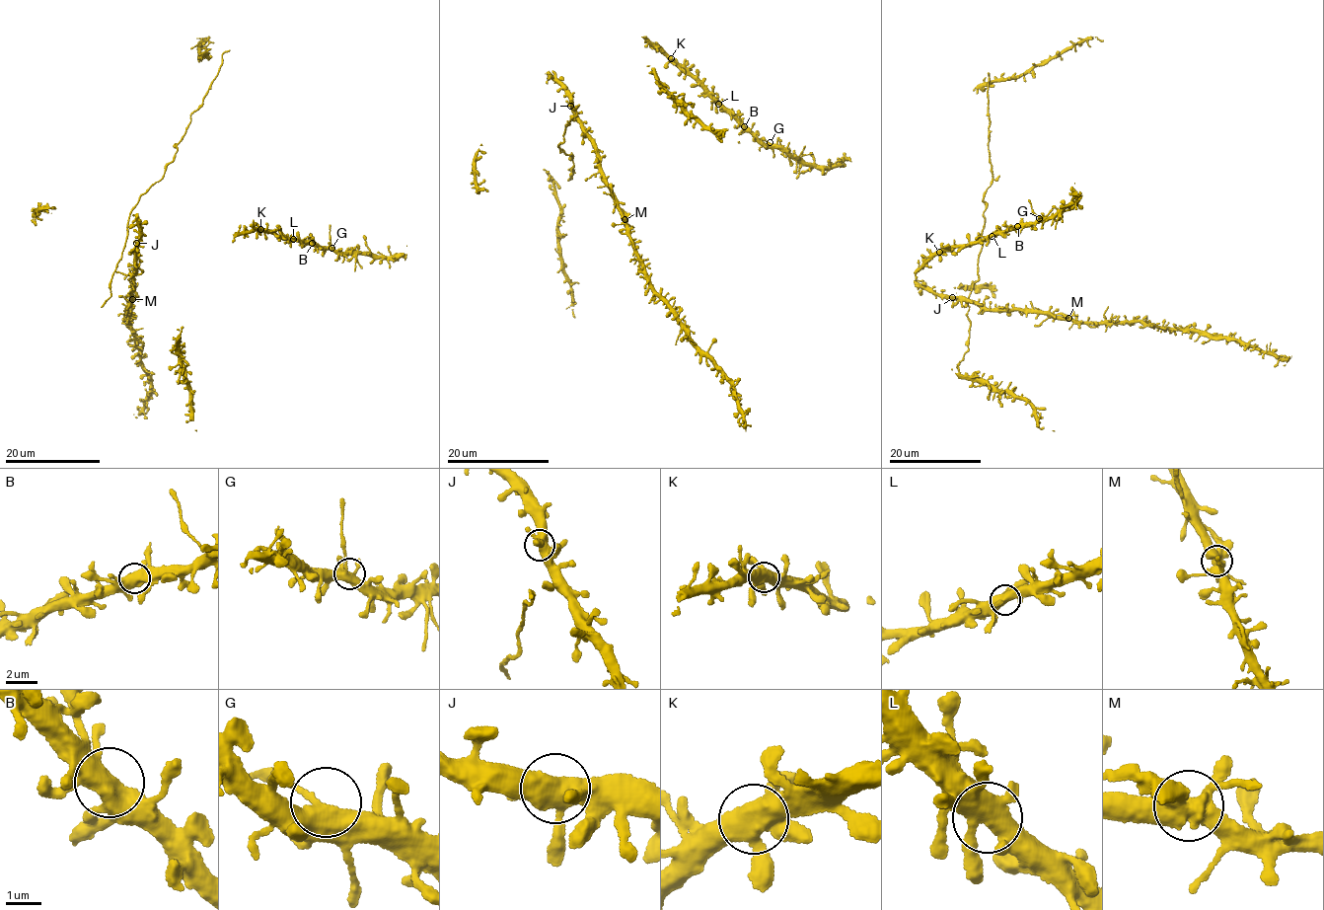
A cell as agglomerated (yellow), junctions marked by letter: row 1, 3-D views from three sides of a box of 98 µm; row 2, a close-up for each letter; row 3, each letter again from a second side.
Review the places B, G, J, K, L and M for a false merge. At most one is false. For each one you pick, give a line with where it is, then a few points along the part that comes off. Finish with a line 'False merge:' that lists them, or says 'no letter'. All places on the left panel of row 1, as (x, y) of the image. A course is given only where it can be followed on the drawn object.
False merge: no letter

